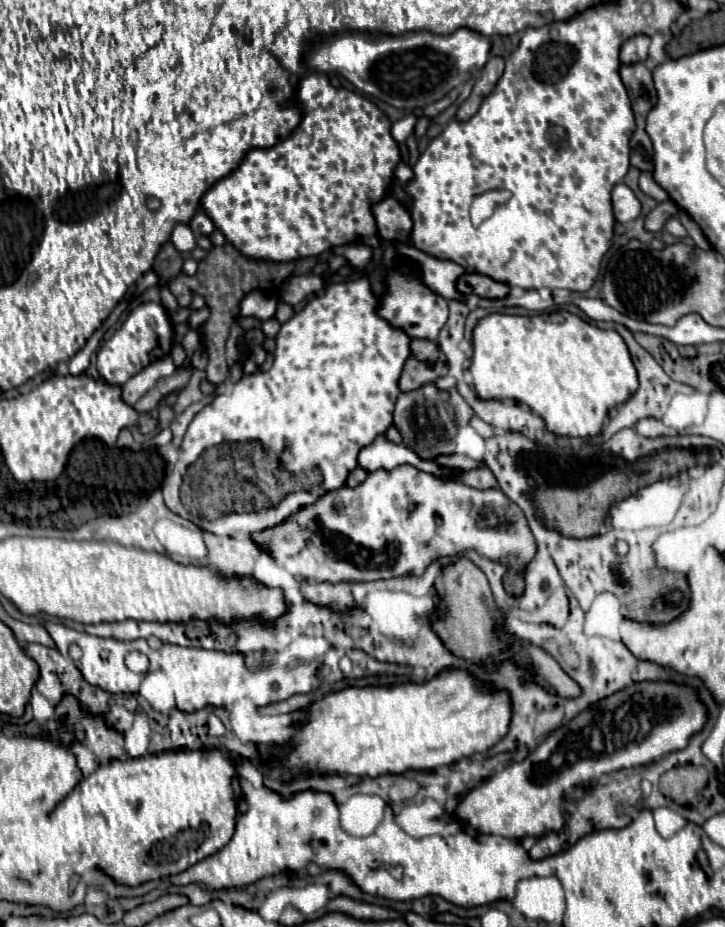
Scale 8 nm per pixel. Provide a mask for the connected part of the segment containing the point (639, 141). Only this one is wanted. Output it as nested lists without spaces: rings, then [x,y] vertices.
[[[640,62],[640,64],[622,64],[620,66],[620,78],[628,90],[628,96],[632,100],[632,110],[634,110],[634,118],[636,118],[636,132],[632,134],[632,150],[634,148],[642,148],[646,160],[652,158],[652,142],[644,130],[646,126],[646,116],[650,112],[650,108],[654,106],[656,100],[656,90],[652,84],[652,72]]]

